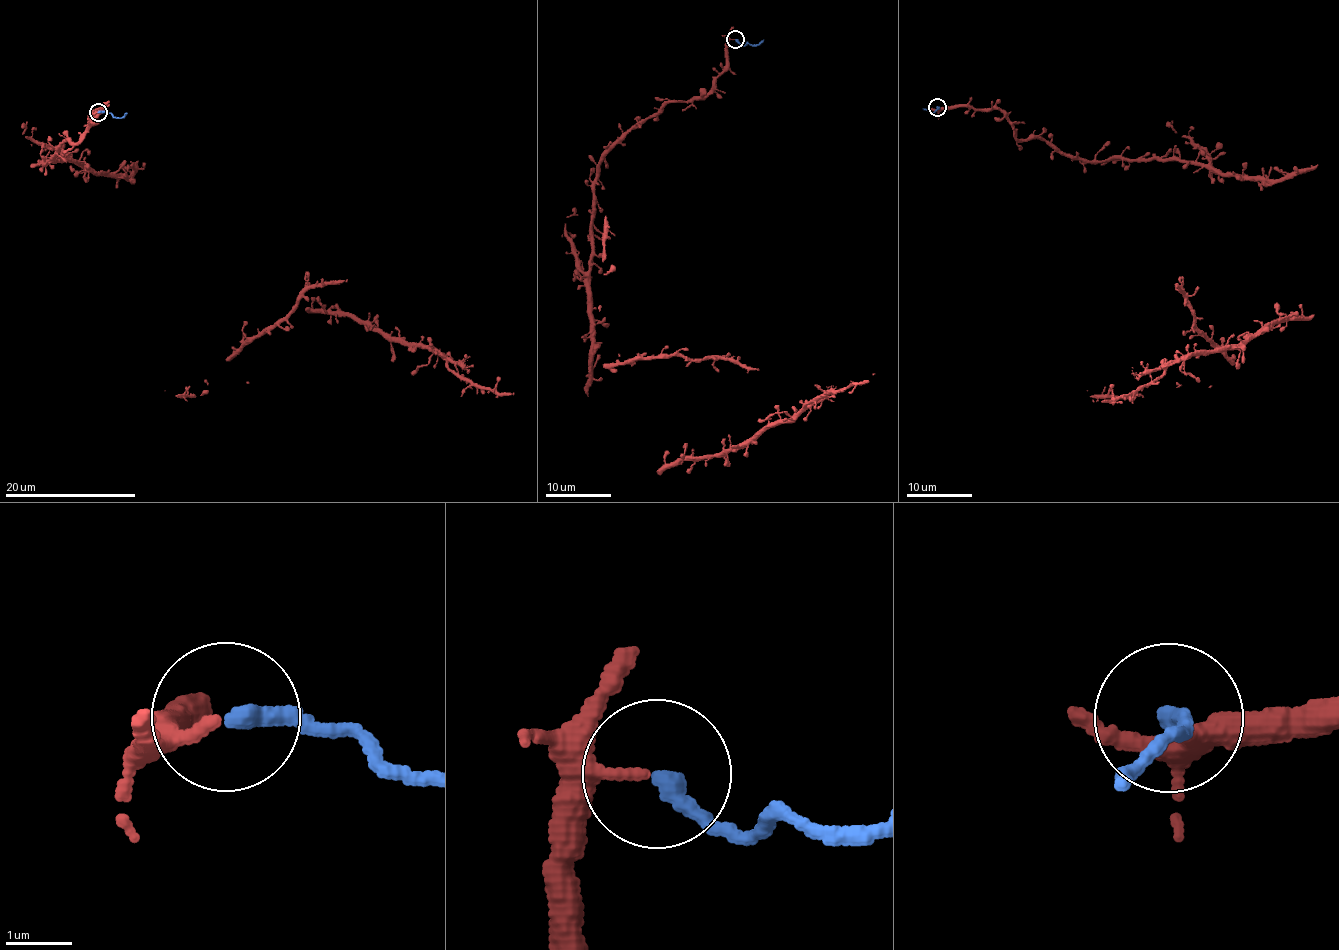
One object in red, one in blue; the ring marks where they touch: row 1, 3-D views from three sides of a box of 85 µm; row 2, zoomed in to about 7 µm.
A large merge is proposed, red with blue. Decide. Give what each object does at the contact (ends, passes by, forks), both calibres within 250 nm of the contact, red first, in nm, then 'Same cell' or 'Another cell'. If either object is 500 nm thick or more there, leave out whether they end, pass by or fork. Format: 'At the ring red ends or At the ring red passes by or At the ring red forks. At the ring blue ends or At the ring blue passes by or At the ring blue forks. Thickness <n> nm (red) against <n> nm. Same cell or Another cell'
At the ring red ends. At the ring blue ends. Thickness 190 nm (red) against 260 nm. Another cell

